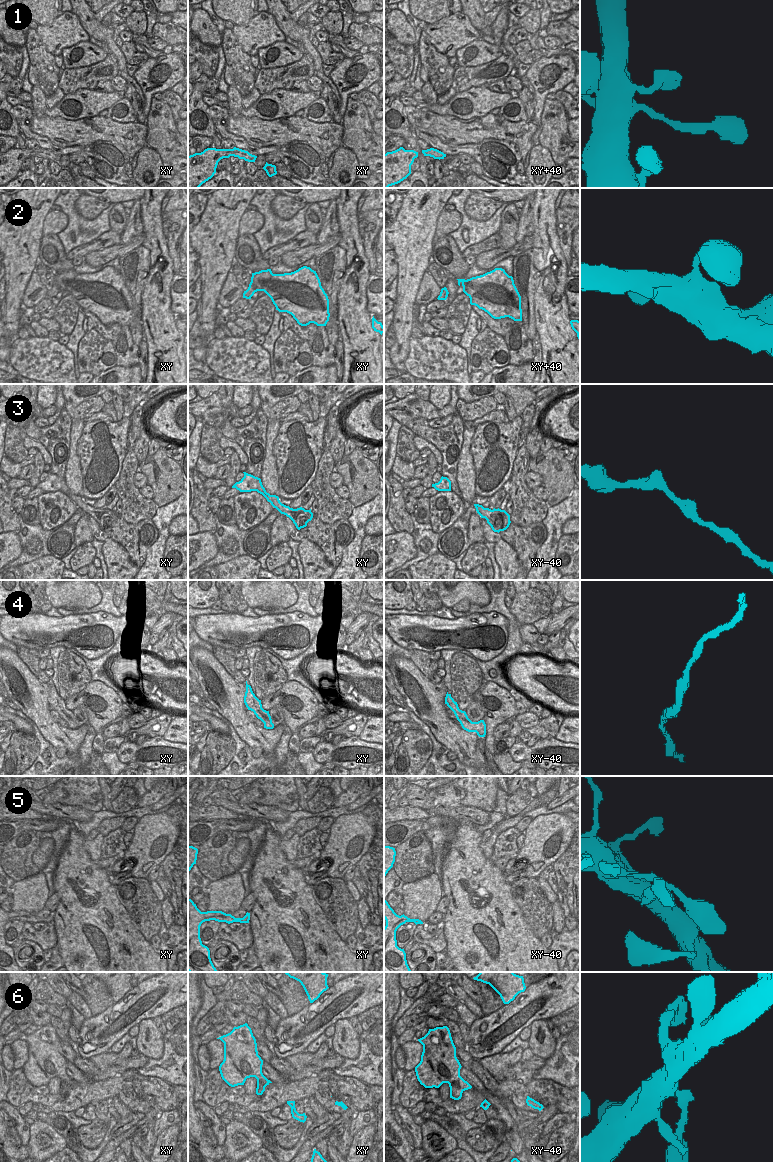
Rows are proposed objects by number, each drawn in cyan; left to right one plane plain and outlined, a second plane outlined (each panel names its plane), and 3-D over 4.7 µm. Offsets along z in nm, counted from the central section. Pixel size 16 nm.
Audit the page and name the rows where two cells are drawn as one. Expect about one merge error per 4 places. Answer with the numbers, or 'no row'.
5, 6

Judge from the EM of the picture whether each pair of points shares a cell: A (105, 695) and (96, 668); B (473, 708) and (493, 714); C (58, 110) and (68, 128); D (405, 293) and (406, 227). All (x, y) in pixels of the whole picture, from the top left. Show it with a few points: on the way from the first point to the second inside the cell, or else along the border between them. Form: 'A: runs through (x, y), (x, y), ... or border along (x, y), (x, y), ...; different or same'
A: border along (91, 680), (102, 681), (116, 693); different
B: border along (471, 701), (474, 701), (483, 712), (483, 719); different
C: border along (44, 113), (72, 120), (86, 117); different
D: runs through (407, 277), (407, 243); same

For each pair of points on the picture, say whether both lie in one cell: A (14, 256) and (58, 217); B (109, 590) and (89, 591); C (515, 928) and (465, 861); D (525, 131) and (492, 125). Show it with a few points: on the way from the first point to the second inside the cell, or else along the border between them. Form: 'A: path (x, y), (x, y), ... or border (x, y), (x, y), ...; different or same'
A: border (49, 210), (43, 223), (42, 235); different
B: border (100, 590), (101, 600), (91, 607), (84, 607); different
C: path (502, 911), (493, 902), (493, 894), (477, 878); same
D: path (517, 131), (500, 129); same

